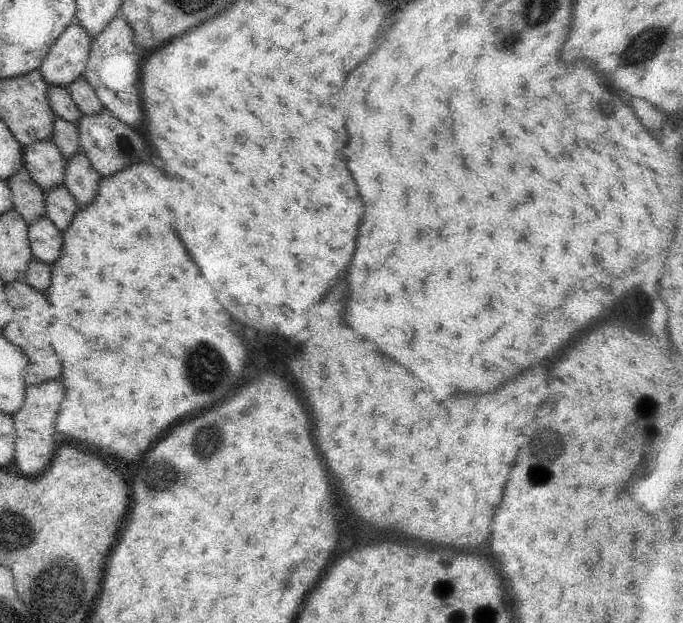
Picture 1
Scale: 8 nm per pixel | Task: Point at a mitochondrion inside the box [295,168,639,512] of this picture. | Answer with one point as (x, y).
(540, 461)

